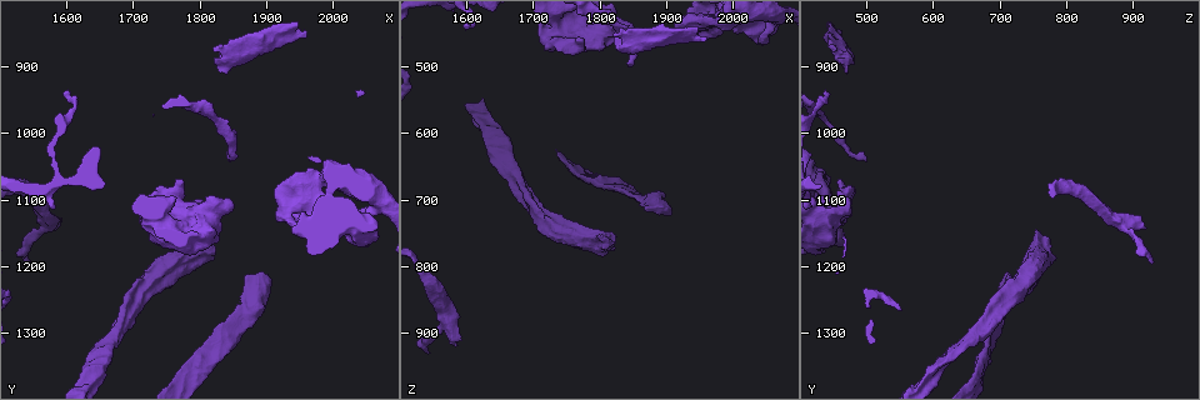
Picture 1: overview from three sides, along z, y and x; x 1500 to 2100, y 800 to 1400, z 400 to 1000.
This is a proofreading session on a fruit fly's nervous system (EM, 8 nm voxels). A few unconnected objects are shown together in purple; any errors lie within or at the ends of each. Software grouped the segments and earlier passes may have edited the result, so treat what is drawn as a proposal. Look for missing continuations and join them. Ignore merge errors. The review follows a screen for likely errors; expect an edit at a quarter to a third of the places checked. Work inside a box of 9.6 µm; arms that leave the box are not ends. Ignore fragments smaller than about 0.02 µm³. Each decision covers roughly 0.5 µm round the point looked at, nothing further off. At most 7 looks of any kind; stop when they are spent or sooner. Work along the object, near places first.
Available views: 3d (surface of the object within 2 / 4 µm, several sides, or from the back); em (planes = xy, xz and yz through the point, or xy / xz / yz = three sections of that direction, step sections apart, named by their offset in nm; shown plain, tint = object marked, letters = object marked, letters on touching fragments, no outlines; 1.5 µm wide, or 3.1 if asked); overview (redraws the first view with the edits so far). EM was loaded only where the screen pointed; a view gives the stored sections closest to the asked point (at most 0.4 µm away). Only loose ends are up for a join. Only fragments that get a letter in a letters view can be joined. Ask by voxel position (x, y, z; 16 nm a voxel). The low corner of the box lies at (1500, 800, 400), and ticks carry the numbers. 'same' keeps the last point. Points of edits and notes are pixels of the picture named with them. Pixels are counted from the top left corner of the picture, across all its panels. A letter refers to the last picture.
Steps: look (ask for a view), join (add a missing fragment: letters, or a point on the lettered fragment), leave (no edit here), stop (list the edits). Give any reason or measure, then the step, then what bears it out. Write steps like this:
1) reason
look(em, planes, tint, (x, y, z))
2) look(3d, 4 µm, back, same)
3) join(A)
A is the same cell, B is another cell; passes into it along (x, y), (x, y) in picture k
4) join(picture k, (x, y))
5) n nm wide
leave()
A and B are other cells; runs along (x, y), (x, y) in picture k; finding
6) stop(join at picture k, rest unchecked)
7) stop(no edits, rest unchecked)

free end
look(3d, 2 µm, (1960, 850, 460))

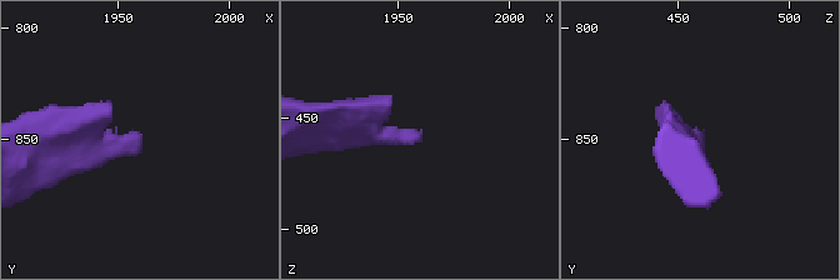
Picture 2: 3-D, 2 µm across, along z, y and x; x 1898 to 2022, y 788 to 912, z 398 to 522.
shape alone is not enough
look(em, yz, step 8, tint, (1960, 847, 458))

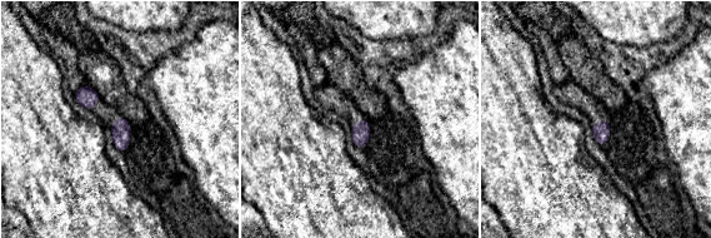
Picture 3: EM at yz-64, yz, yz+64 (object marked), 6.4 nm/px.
see the neighbours
look(em, yz, step 8, letters, same)

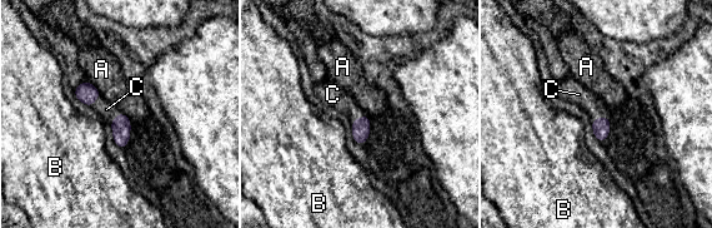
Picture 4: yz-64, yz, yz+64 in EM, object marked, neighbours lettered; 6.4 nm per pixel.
join(C)
C is the same cell, A and B are other cells; passes into it along (601, 127), (601, 117), (572, 90) in picture 4; the neuron continues

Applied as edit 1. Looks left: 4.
see it whole again
look(overview)

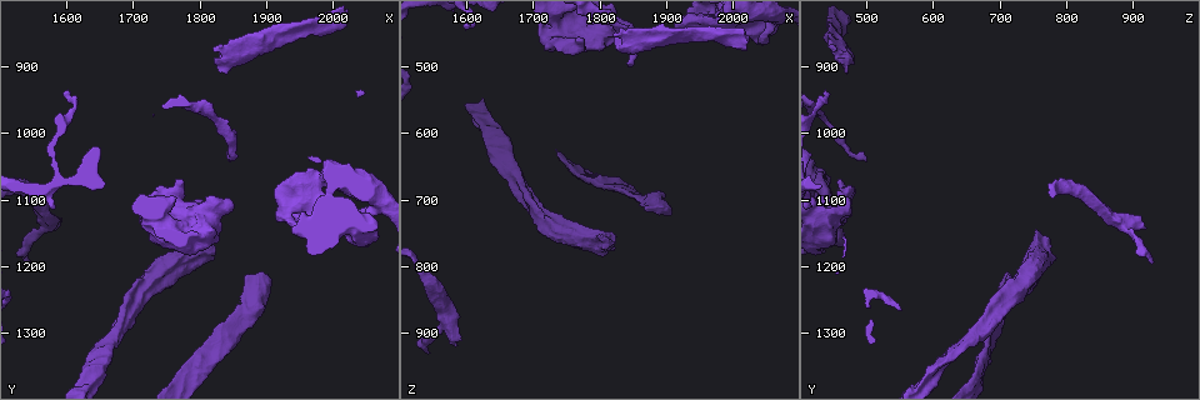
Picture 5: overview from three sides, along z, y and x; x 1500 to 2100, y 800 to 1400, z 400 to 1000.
thin end
look(3d, 4 µm, (1600, 935, 435))

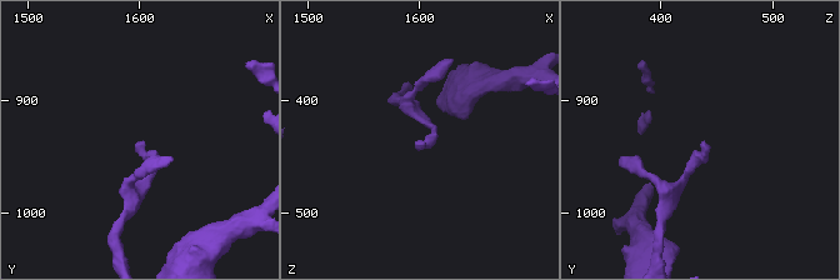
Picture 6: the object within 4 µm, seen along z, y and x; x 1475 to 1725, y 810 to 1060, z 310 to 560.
need the tissue
look(em, planes, letters, (1604, 936, 436))

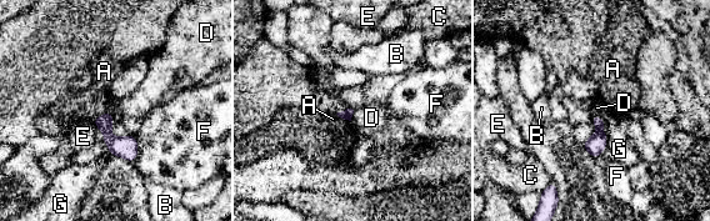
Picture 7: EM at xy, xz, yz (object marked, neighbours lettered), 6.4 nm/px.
leave()
A, B, C, D, E, F and G are other cells; border along (593, 114), (605, 121) in picture 7; none of them fits

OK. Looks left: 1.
stop(join at picture 4, rest unchecked)

